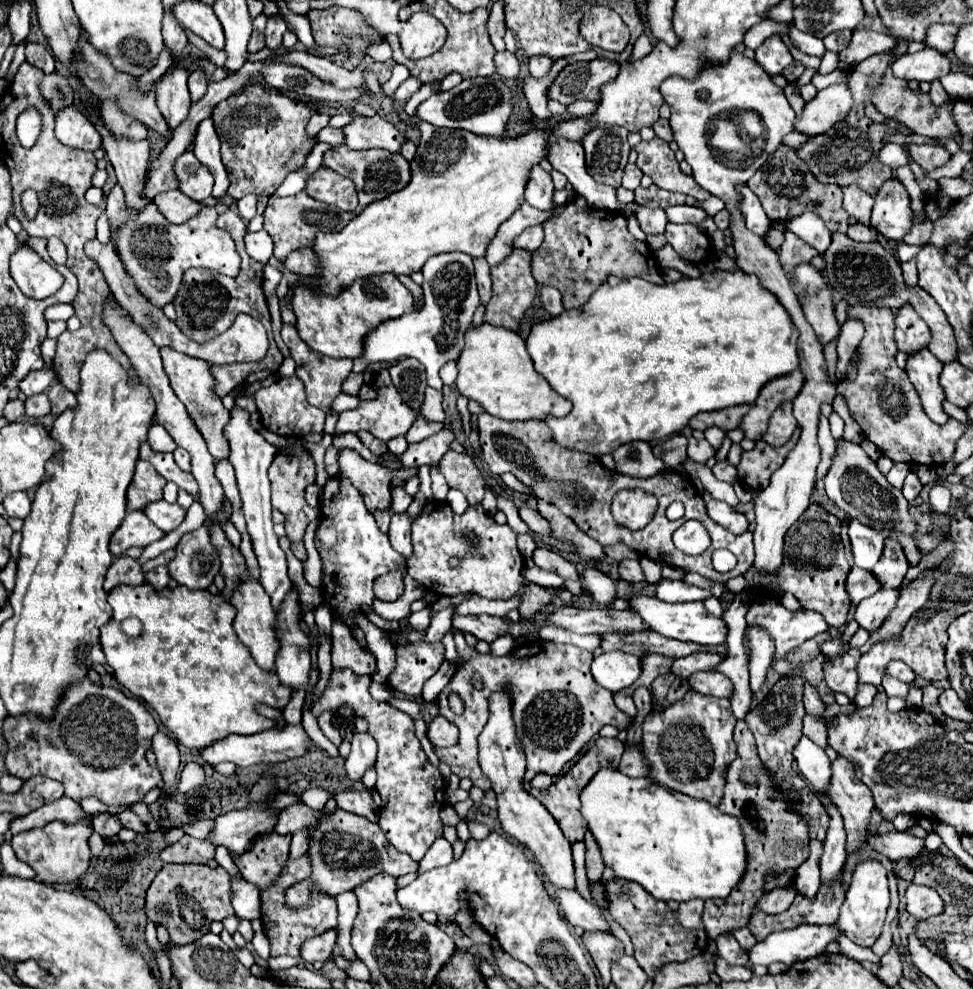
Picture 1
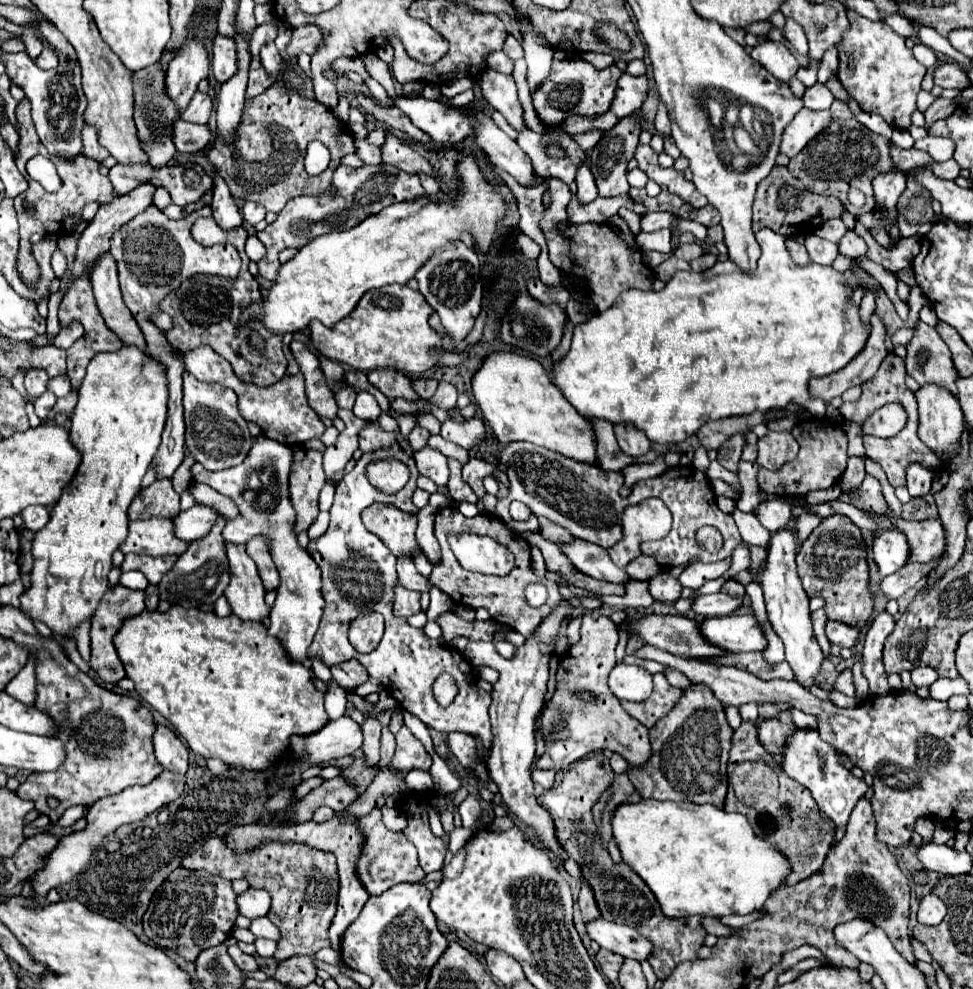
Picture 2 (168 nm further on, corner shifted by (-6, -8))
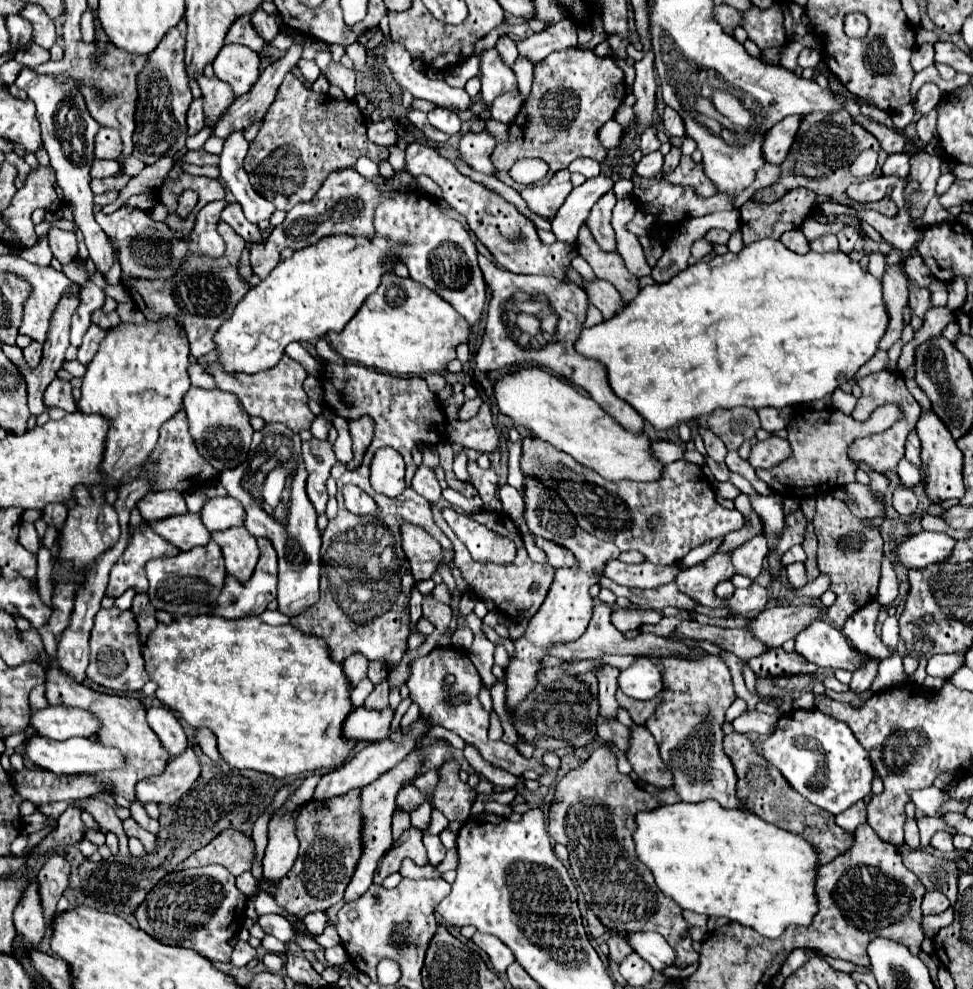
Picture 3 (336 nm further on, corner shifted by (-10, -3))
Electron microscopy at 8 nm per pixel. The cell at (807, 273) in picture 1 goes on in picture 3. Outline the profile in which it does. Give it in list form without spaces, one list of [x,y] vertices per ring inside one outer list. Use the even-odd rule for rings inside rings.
[[[758,240],[746,248],[742,248],[738,254],[724,254],[716,256],[710,262],[696,262],[694,266],[688,266],[684,272],[674,276],[674,280],[666,284],[654,284],[640,290],[640,294],[614,318],[596,324],[592,328],[584,328],[582,336],[576,342],[576,350],[580,354],[586,354],[586,358],[600,360],[608,368],[608,378],[614,394],[622,400],[626,400],[642,418],[646,418],[656,430],[672,428],[674,424],[682,424],[688,420],[694,420],[700,414],[710,414],[714,408],[736,408],[736,406],[748,406],[748,408],[784,408],[792,404],[808,404],[814,400],[820,400],[824,396],[830,396],[840,384],[838,376],[852,378],[862,364],[866,364],[874,352],[878,350],[878,344],[882,336],[886,334],[890,316],[882,298],[882,278],[874,278],[868,268],[860,266],[858,260],[850,260],[844,252],[808,252],[808,254],[796,254],[792,250],[786,250],[780,240]]]

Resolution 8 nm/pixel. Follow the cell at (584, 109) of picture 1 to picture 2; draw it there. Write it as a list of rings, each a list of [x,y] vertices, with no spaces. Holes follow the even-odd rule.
[[[622,73],[616,89],[616,97],[612,101],[612,111],[618,119],[632,115],[636,109],[640,109],[644,97],[648,95],[648,77],[646,75],[628,75]]]

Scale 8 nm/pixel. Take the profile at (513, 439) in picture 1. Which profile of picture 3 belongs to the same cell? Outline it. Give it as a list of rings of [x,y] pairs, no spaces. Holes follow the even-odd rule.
[[[528,436],[524,438],[520,464],[524,474],[536,476],[560,494],[586,532],[614,542],[620,550],[638,550],[652,564],[674,564],[692,548],[744,526],[738,510],[726,510],[714,500],[714,490],[706,484],[700,466],[684,458],[668,464],[656,482],[608,482],[590,468],[582,468],[572,456],[556,450],[552,444]],[[652,518],[658,518],[660,524],[654,526]]]

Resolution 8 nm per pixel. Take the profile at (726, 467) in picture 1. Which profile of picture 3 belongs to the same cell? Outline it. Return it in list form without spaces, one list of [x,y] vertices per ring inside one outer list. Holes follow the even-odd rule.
[[[716,408],[714,412],[710,412],[710,416],[698,416],[696,424],[700,422],[702,428],[712,430],[724,444],[728,450],[736,450],[740,448],[740,444],[748,438],[752,438],[756,434],[756,430],[760,428],[760,420],[754,408]]]

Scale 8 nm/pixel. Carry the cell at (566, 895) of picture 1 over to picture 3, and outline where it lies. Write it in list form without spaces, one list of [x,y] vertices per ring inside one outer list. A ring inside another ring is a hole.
[[[634,932],[634,934],[624,934],[634,952],[638,952],[654,970],[662,972],[668,966],[674,966],[674,948],[658,936],[658,932]]]

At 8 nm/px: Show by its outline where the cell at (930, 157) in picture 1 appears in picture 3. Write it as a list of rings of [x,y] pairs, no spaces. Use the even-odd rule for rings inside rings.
[[[862,114],[852,116],[852,120],[854,120],[856,124],[860,124],[864,130],[868,130],[868,132],[880,142],[880,146],[882,146],[884,152],[888,152],[888,154],[906,152],[906,140],[904,140],[900,134],[896,134],[894,130],[886,128],[884,124],[876,122],[876,120],[868,118],[868,116],[862,116]]]

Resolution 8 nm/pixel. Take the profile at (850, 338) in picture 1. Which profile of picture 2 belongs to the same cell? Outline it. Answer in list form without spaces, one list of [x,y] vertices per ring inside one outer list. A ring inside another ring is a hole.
[[[866,293],[862,297],[862,303],[860,303],[860,317],[862,317],[862,321],[870,323],[872,313],[874,313],[874,297],[872,297],[872,293]]]

